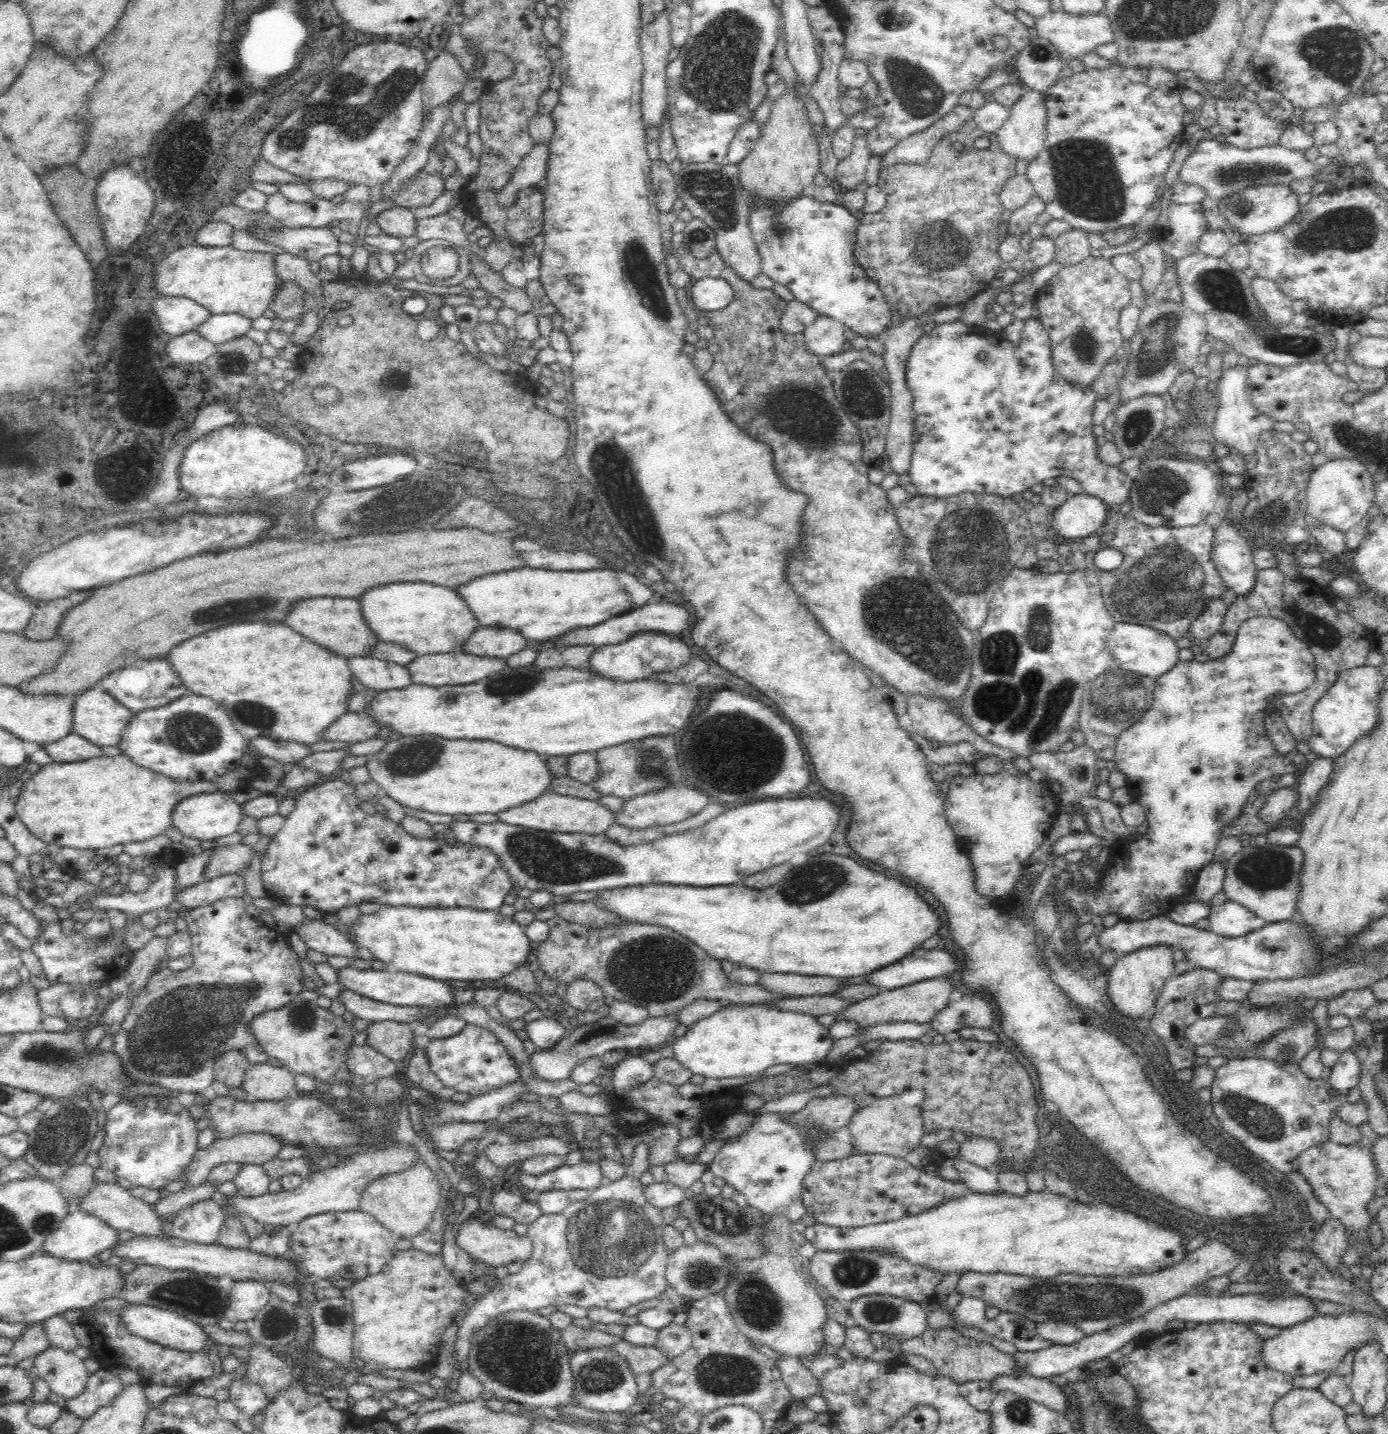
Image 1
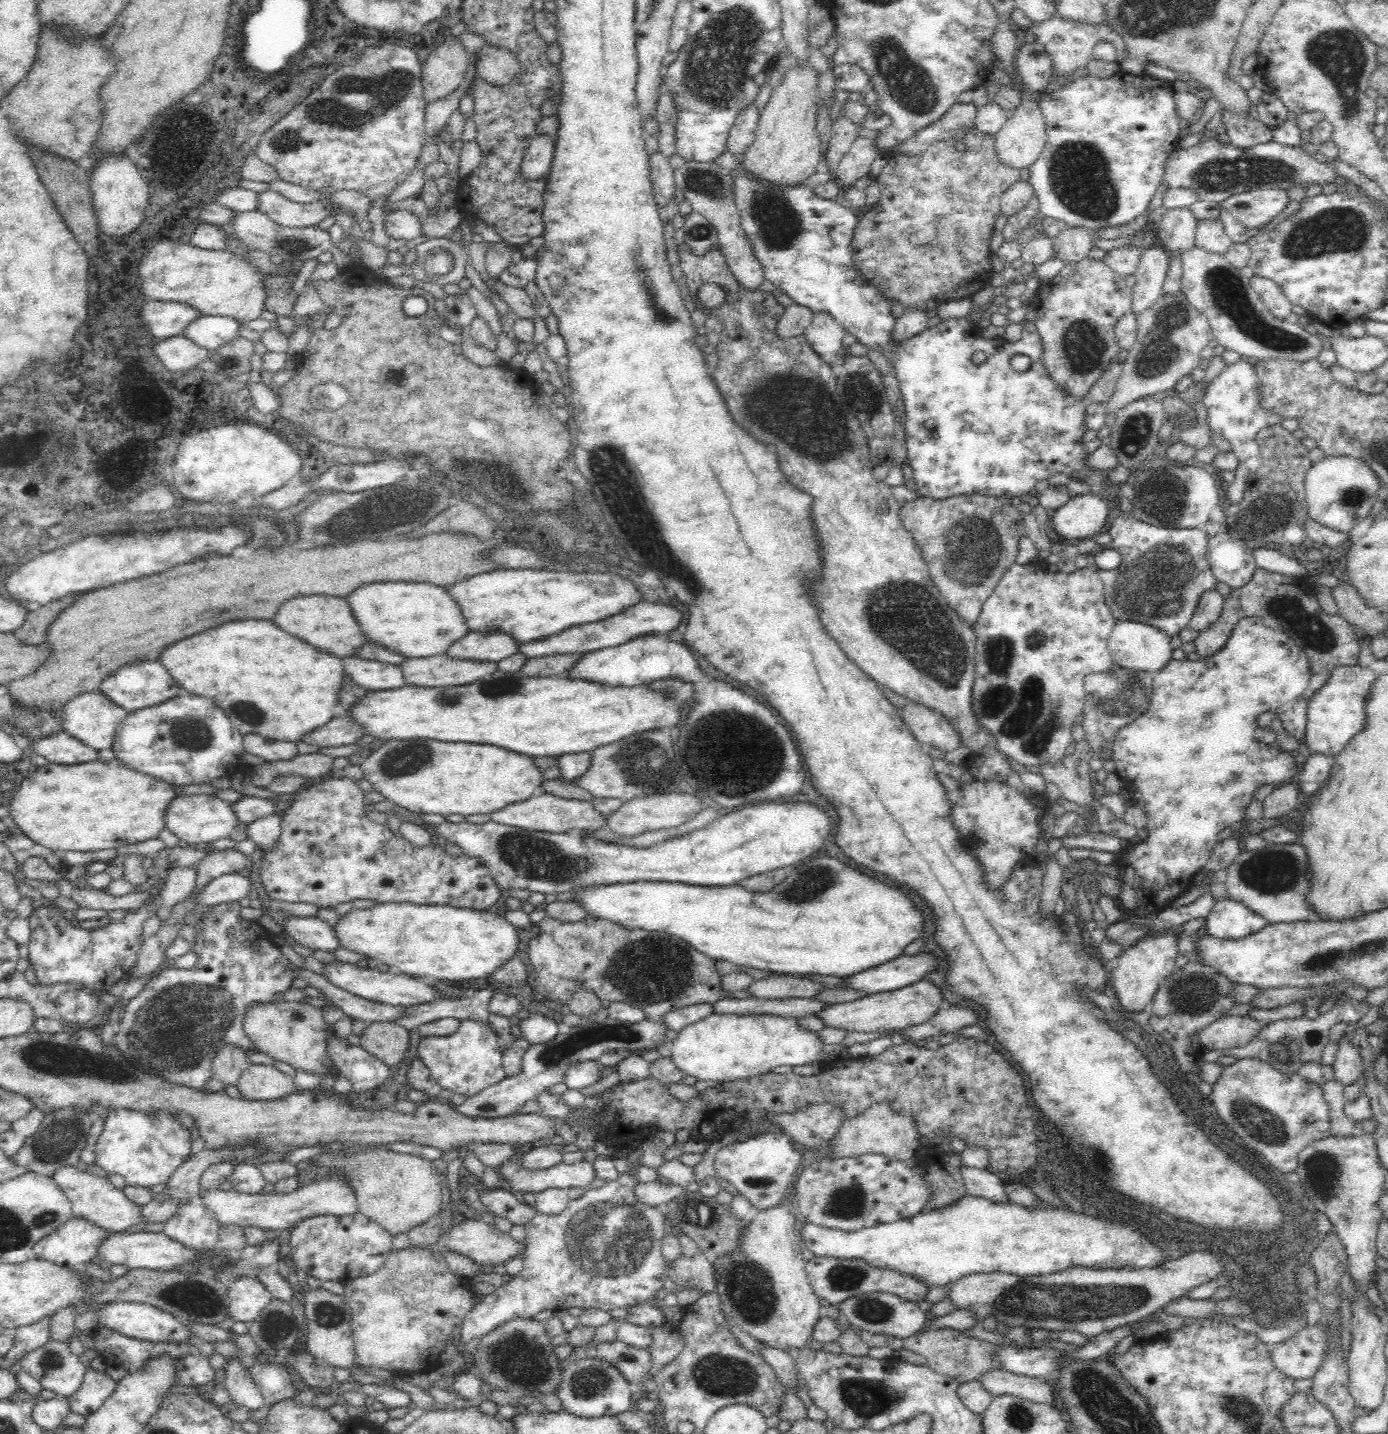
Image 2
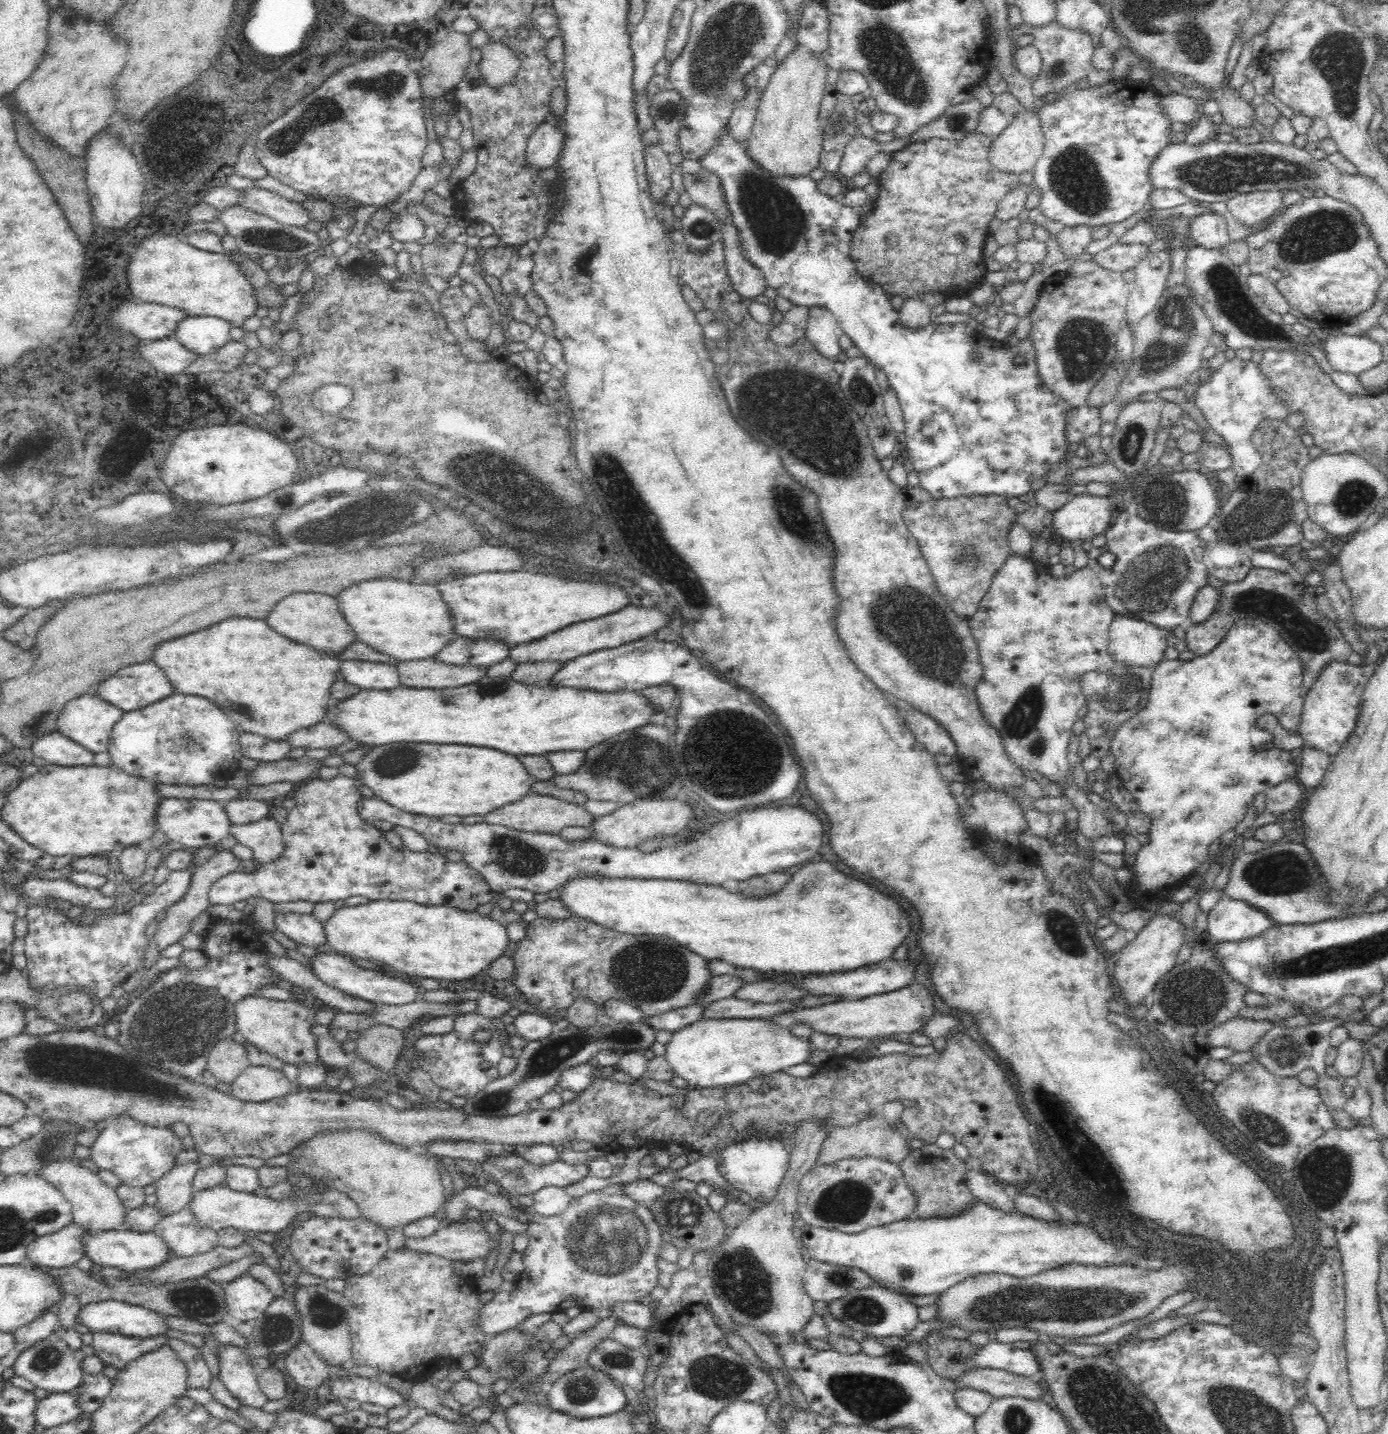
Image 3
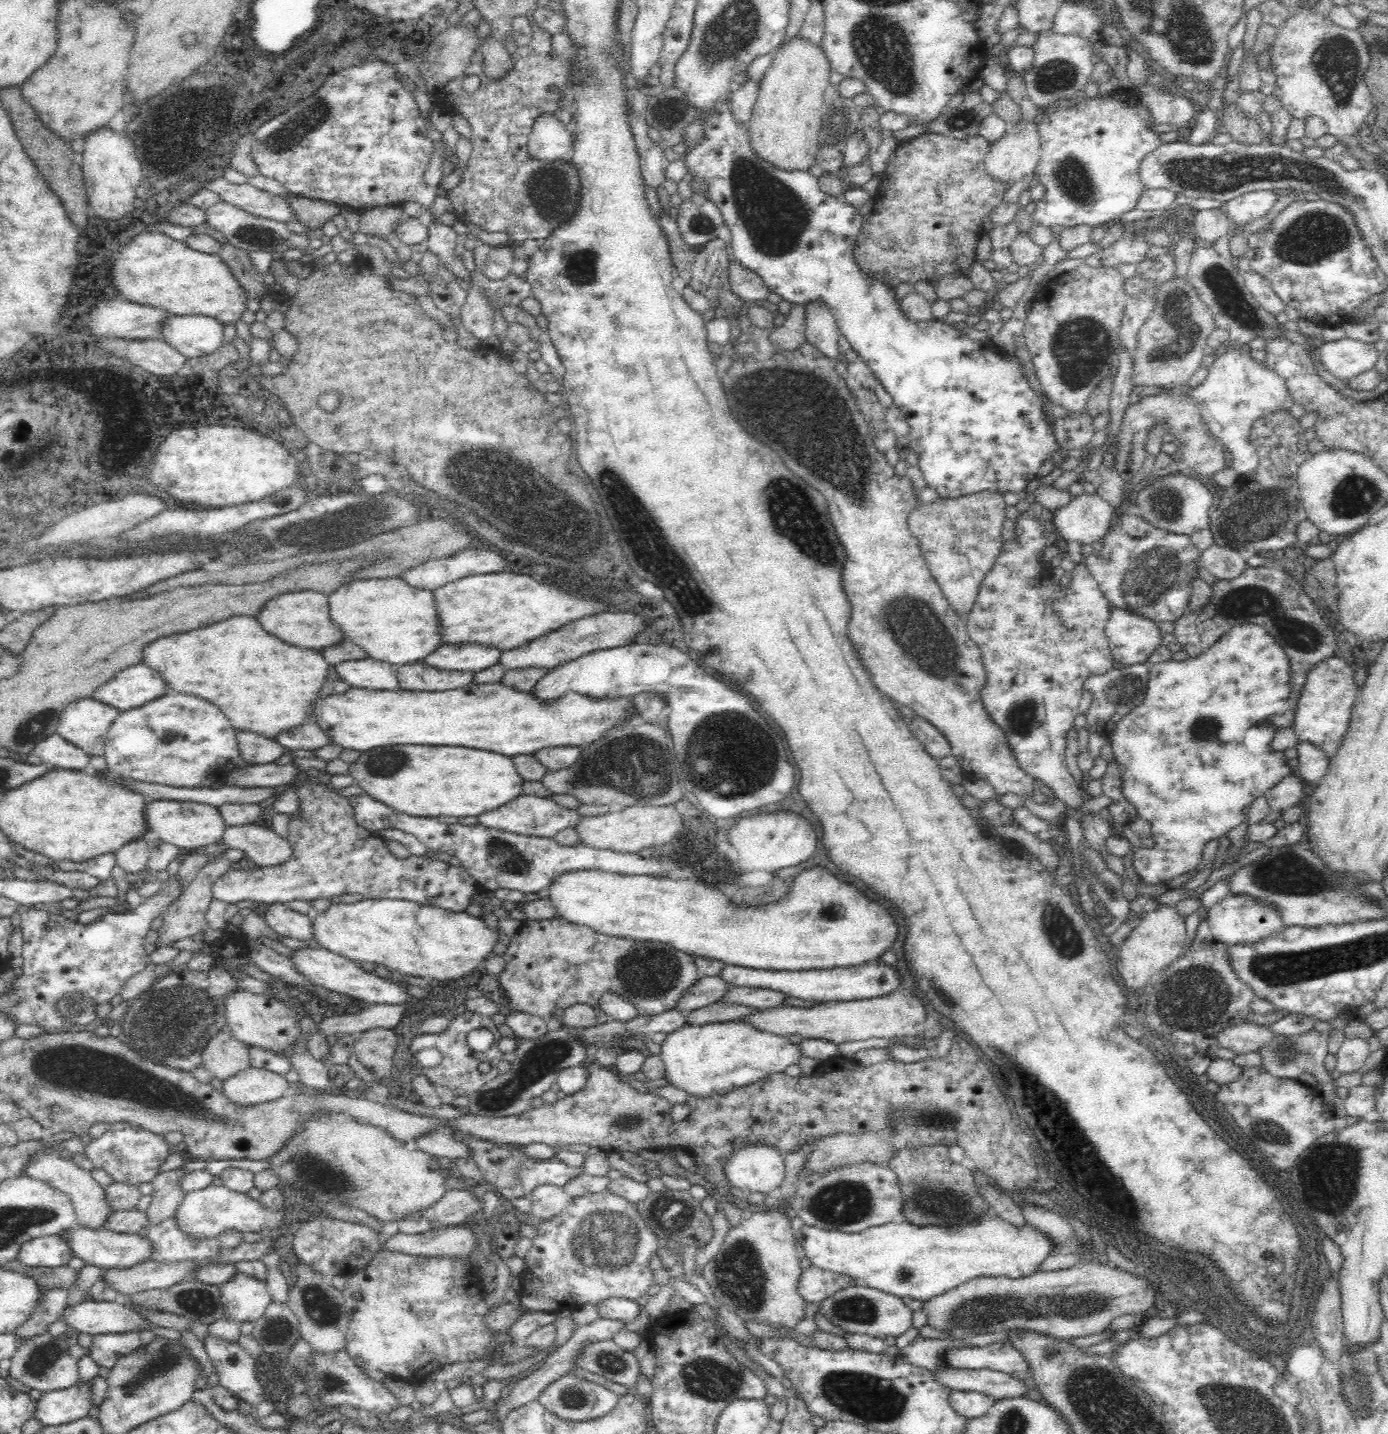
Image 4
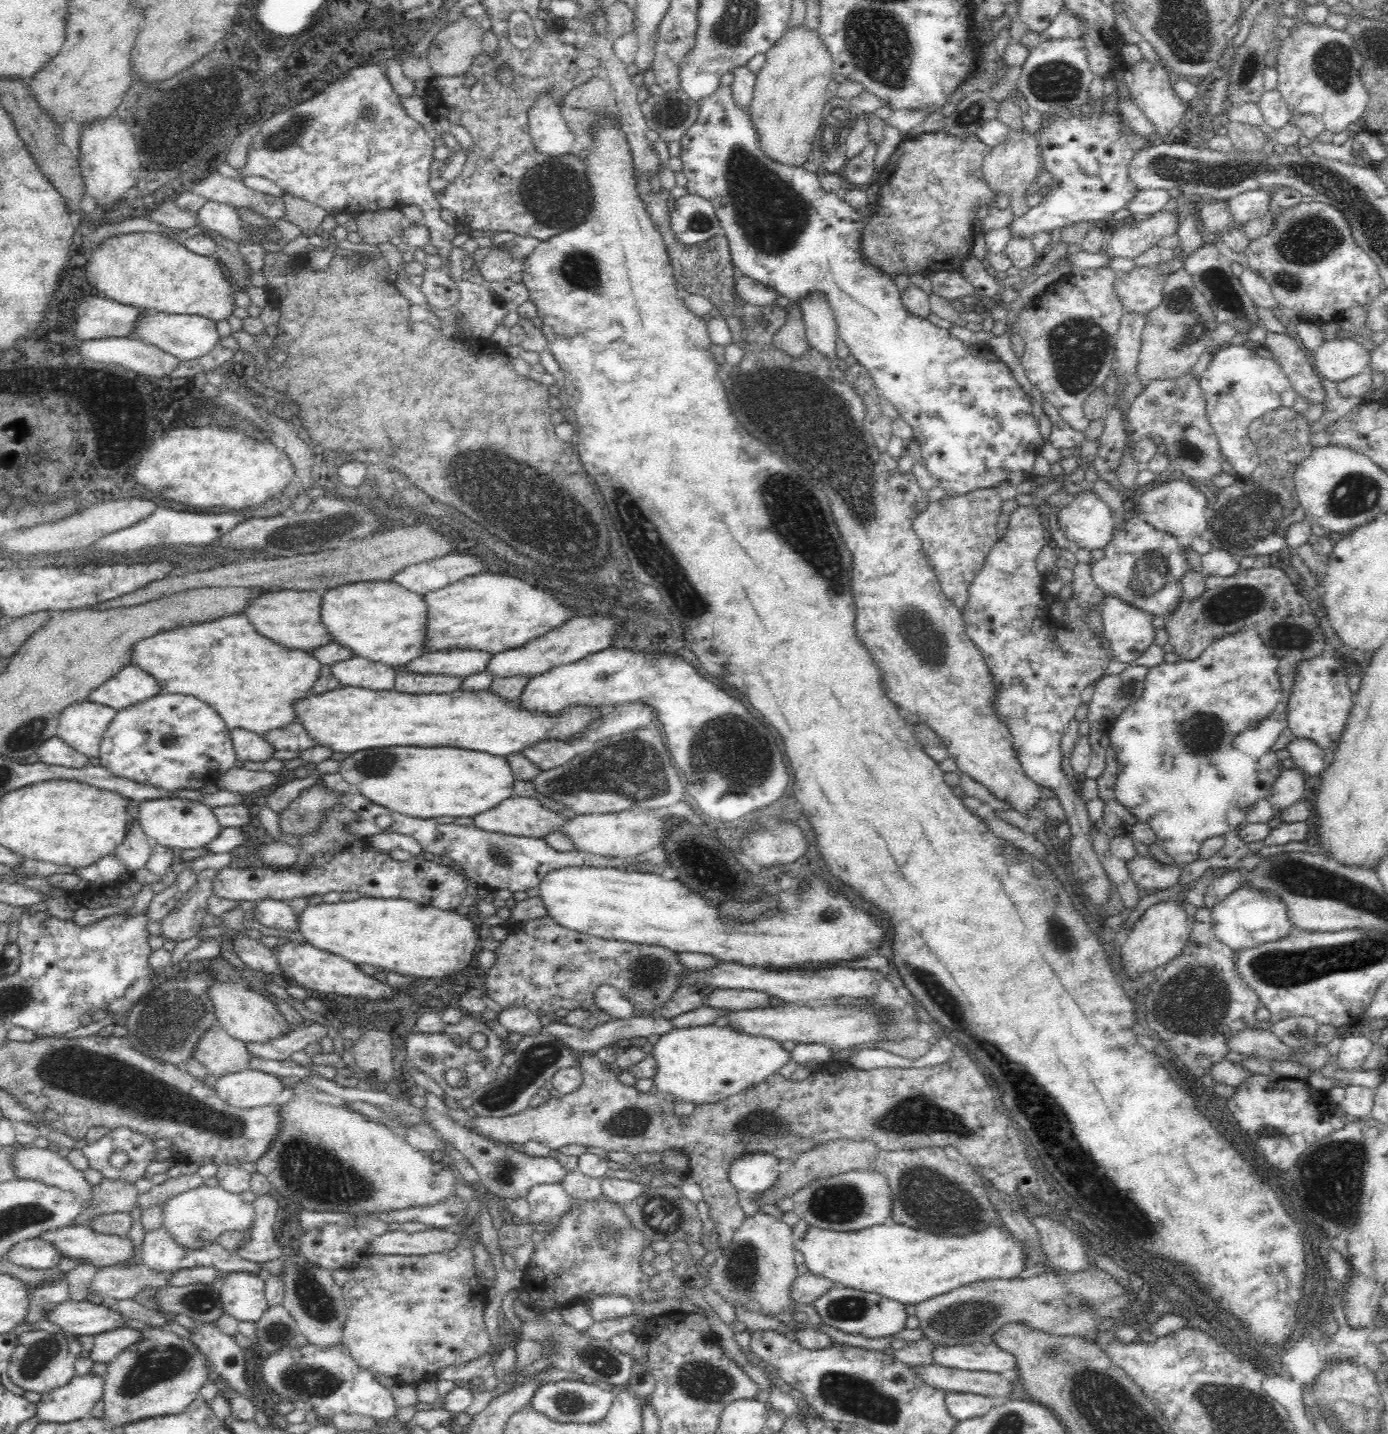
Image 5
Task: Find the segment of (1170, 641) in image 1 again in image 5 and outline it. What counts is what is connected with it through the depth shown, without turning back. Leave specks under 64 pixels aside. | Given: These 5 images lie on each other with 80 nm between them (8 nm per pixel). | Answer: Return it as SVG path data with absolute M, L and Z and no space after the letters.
M1107 596L1101 613L1103 636L1114 661L1133 663L1154 644L1154 624L1140 609Z

